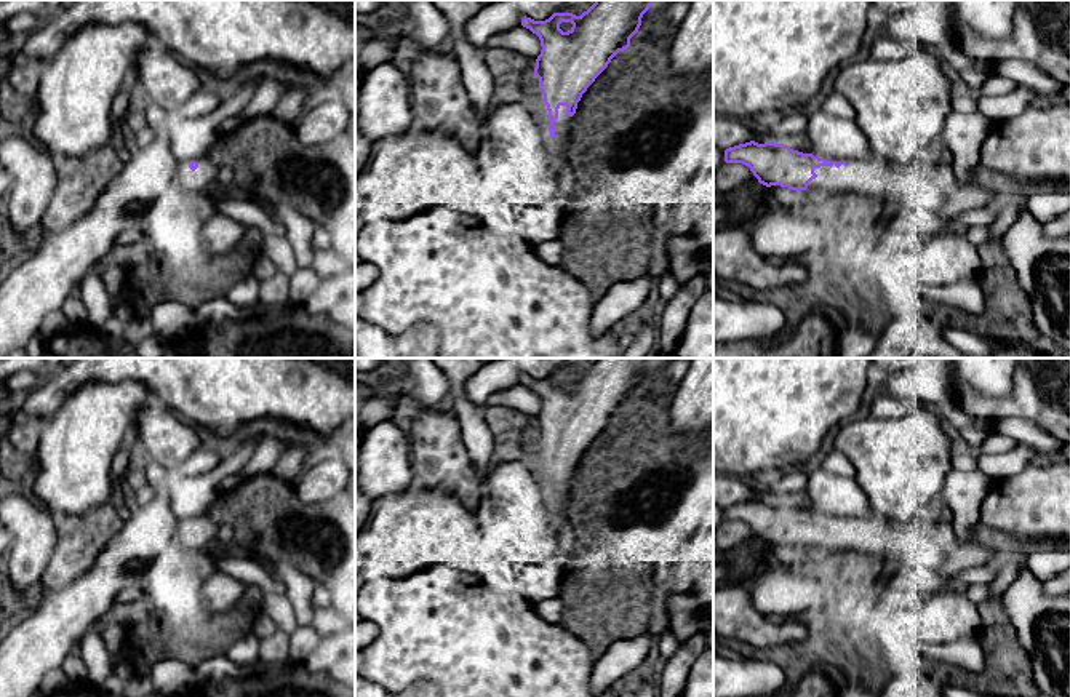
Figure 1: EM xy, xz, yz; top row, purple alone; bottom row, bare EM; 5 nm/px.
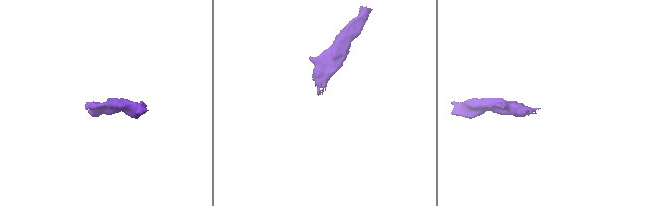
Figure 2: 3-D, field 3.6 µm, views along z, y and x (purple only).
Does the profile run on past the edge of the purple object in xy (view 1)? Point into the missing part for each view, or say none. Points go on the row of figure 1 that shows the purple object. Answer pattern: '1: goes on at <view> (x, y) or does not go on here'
1: does not go on here

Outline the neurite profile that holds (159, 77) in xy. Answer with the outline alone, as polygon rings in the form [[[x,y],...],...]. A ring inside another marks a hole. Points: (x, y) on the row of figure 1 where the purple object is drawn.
[[[155,43],[133,59],[130,85],[142,102],[160,106],[171,115],[202,91],[197,67]]]

